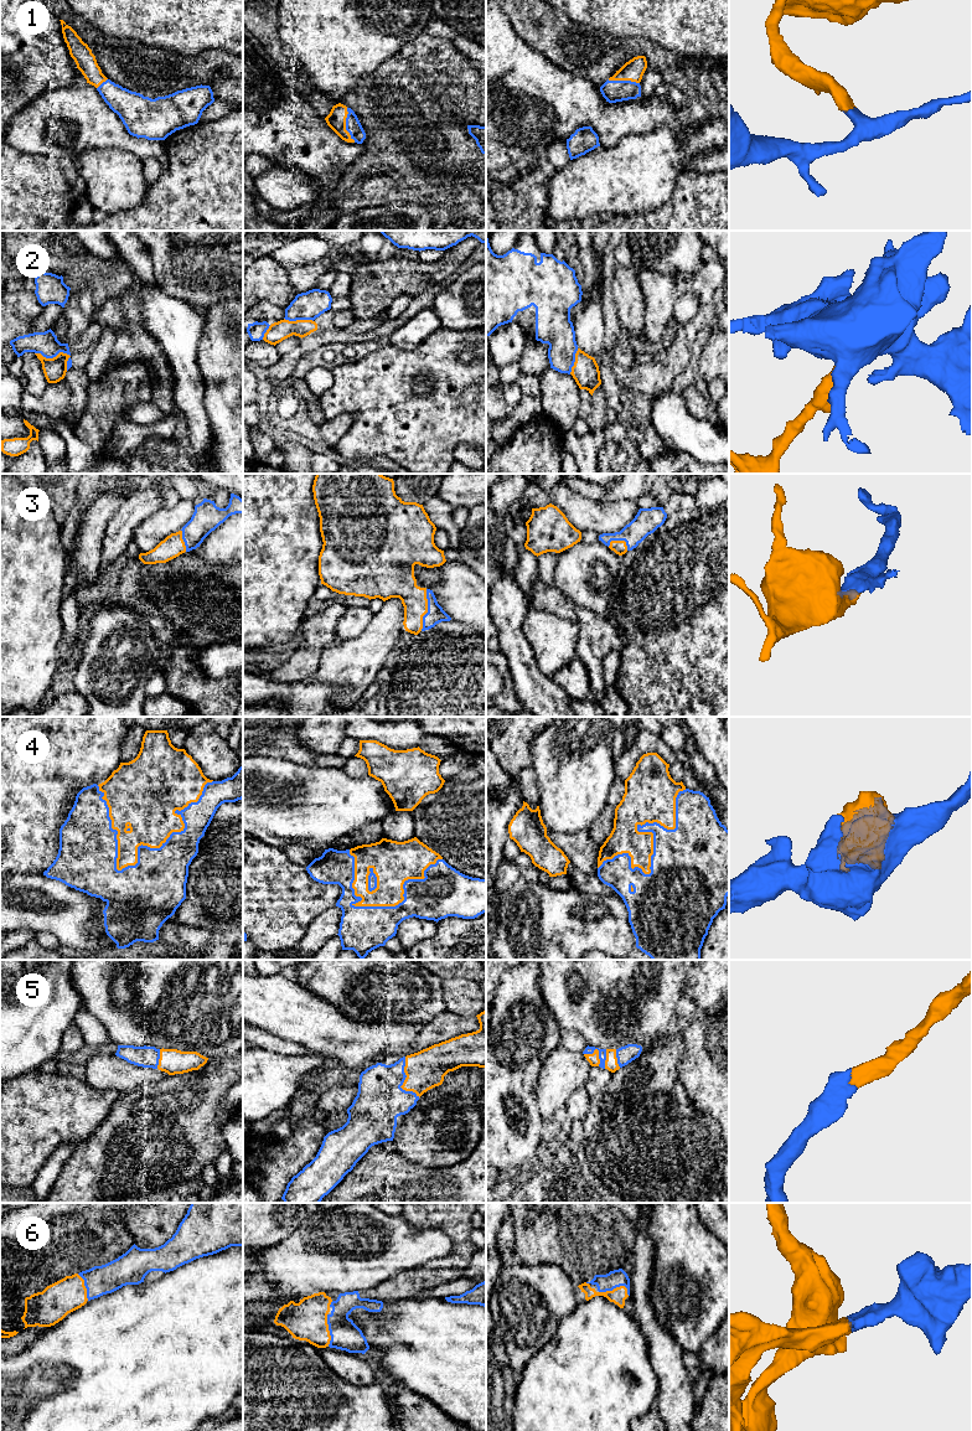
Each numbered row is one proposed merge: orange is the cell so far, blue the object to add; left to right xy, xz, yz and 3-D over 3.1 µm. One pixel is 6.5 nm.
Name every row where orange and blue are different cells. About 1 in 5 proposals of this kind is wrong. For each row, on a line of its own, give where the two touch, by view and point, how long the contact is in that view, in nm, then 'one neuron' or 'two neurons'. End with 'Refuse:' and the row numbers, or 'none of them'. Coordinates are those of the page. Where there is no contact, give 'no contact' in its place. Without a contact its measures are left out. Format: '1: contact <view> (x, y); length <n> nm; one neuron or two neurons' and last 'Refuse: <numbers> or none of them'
1: contact xz (345, 125); length 240 nm; one neuron
2: contact xy (60, 352); length 240 nm; two neurons
3: contact xz (427, 610); length 280 nm; one neuron
4: contact xy (172, 831); length 850 nm; one neuron
5: contact xz (404, 1081); length 280 nm; one neuron
6: contact yz (616, 1287); length 200 nm; one neuron
Refuse: 2

